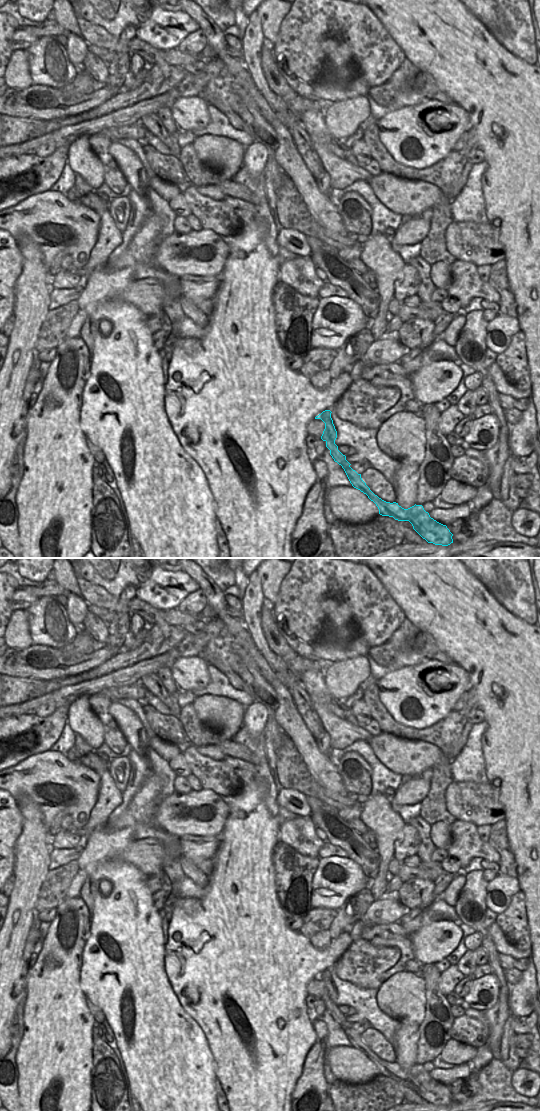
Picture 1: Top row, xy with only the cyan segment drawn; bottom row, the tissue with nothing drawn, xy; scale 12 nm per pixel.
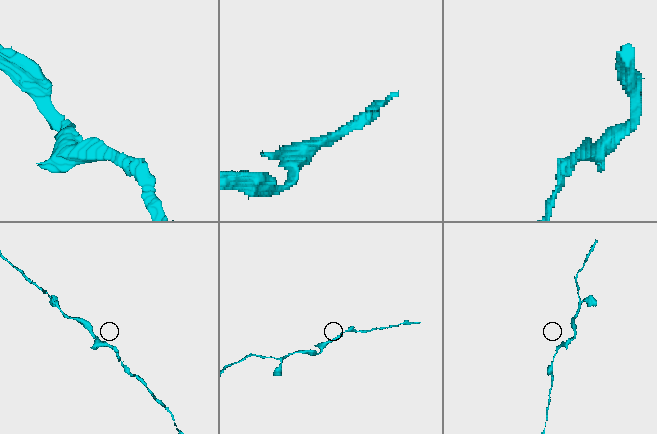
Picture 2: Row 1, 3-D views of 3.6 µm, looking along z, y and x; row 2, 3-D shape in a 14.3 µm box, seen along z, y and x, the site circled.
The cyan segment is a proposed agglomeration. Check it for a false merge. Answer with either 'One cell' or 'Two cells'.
One cell.

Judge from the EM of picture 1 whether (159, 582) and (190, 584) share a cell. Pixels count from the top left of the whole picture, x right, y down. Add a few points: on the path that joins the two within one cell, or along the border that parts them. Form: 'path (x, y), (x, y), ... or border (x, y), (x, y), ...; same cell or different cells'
path (167, 582), (182, 582); same cell

